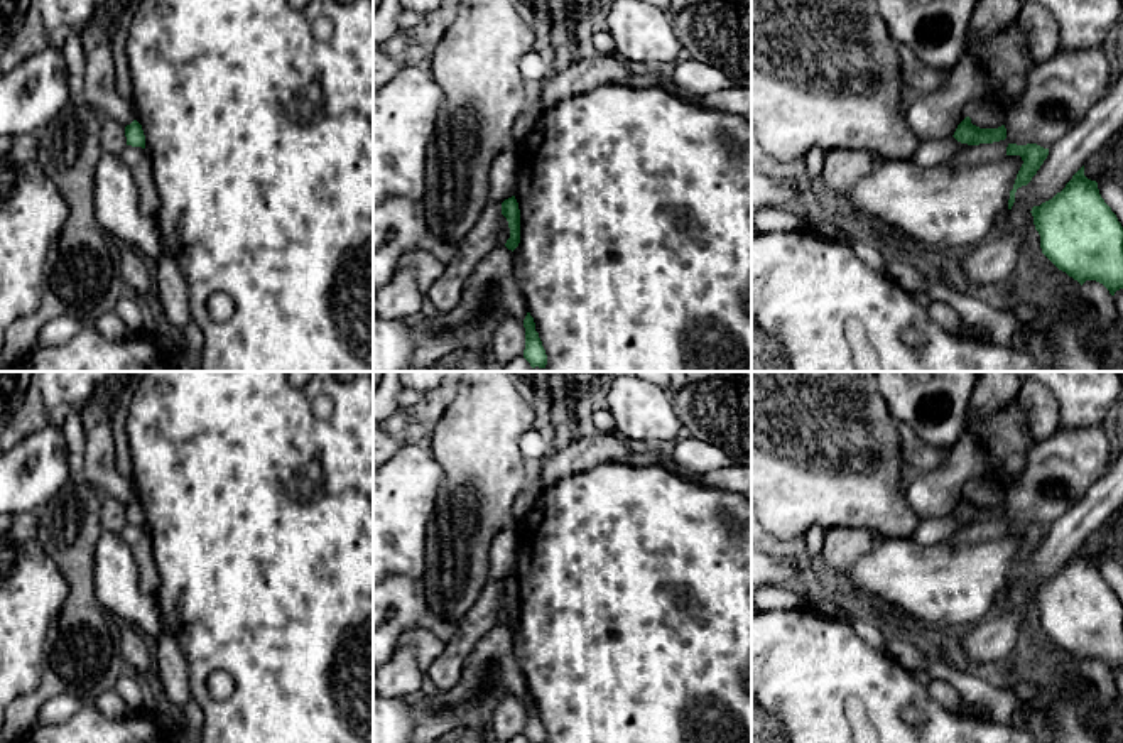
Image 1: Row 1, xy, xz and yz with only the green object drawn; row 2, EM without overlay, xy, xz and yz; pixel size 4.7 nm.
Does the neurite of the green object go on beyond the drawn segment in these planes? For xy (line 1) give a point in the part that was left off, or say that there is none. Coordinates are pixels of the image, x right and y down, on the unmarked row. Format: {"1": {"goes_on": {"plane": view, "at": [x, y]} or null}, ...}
{"1": {"goes_on": null}}

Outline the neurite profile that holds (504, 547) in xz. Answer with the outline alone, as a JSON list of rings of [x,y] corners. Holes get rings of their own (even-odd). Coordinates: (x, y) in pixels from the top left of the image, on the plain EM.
[[[503,529],[496,534],[490,549],[490,578],[503,581],[515,574],[517,532]]]

